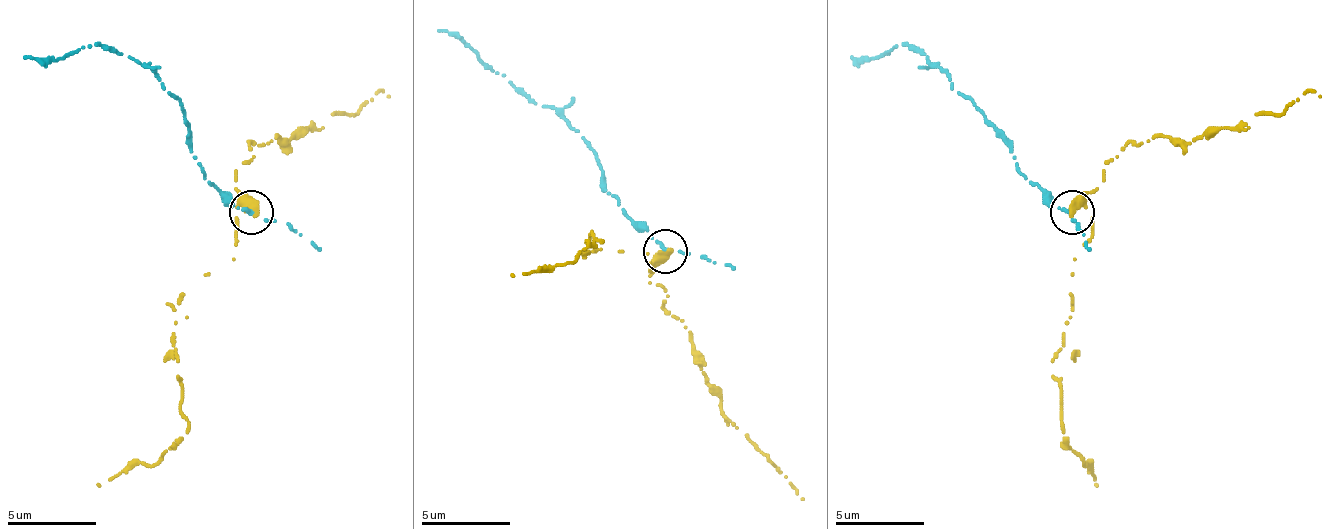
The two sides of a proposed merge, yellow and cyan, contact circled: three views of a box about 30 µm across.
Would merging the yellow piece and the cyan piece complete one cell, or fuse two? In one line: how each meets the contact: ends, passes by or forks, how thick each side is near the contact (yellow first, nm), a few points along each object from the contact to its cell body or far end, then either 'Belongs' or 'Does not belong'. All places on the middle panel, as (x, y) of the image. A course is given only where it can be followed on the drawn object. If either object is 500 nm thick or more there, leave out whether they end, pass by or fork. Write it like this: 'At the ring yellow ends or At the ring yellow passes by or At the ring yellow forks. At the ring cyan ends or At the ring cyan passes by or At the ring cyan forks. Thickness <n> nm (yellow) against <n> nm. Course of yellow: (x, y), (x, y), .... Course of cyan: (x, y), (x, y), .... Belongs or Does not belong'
Thickness 550 nm (yellow) against 240 nm. Course of yellow: (666, 250), (648, 272), (648, 254), (590, 250), (590, 232), (604, 241), (568, 263), (510, 272). Course of cyan: (666, 250), (604, 188), (604, 170), (577, 130), (515, 85), (457, 36), (439, 31). Does not belong

